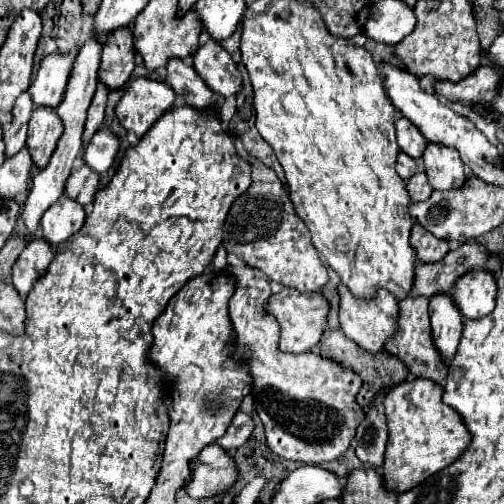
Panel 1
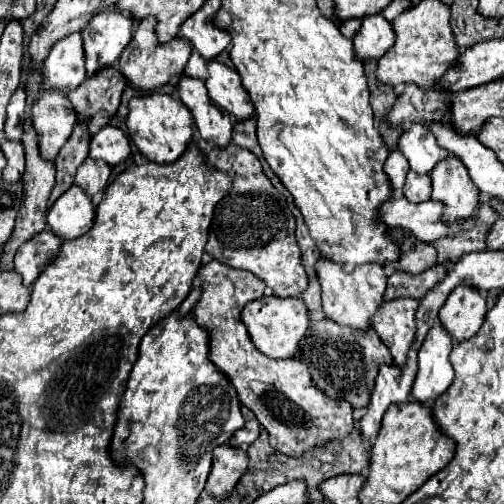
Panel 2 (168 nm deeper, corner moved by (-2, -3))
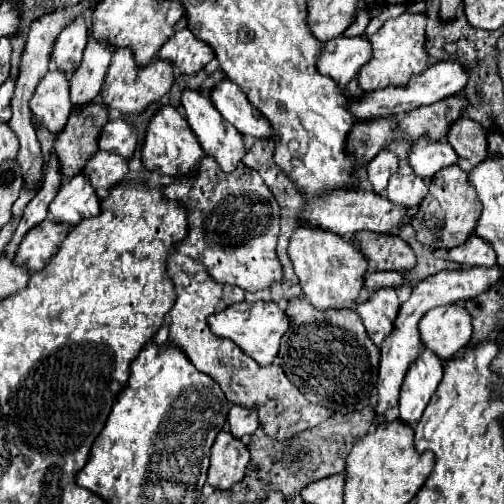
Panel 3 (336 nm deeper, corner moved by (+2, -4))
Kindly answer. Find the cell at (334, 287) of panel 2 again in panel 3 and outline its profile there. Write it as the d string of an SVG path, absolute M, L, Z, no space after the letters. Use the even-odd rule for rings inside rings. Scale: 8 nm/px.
M303 226L297 228L289 240L287 254L293 262L293 270L299 278L305 298L317 310L329 308L353 308L355 298L363 288L363 276L367 272L367 260L361 252L347 242L343 236L335 232L317 228L317 226Z

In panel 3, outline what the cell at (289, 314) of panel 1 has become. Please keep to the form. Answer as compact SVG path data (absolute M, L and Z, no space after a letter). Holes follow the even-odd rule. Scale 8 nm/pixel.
M239 302L209 316L209 330L217 338L233 340L259 366L267 366L275 360L279 352L279 340L287 332L287 328L289 328L289 318L275 302Z

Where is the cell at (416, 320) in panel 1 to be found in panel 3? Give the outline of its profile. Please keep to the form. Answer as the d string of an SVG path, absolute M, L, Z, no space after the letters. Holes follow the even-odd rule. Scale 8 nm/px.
M381 288L379 292L373 292L367 302L357 304L355 312L361 316L369 338L379 346L391 334L399 312L395 288Z

